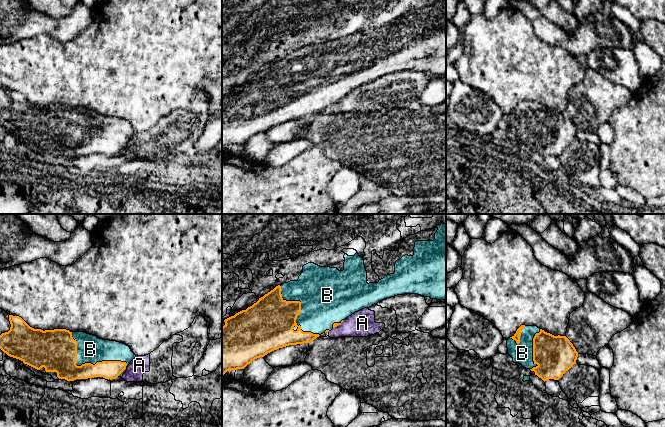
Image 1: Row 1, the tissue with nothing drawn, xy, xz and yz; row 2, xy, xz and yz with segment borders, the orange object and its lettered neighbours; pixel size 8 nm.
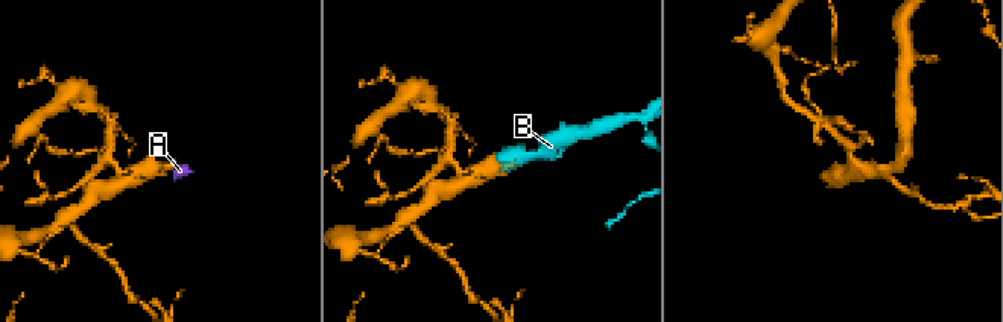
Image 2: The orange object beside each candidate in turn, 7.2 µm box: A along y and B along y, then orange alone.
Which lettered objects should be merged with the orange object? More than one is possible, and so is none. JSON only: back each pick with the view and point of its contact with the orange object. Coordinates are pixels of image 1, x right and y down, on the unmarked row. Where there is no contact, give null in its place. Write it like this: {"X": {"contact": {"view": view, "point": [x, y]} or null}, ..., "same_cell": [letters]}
{"B": {"contact": {"view": "xz", "point": [297, 91]}}, "same_cell": ["B"]}

